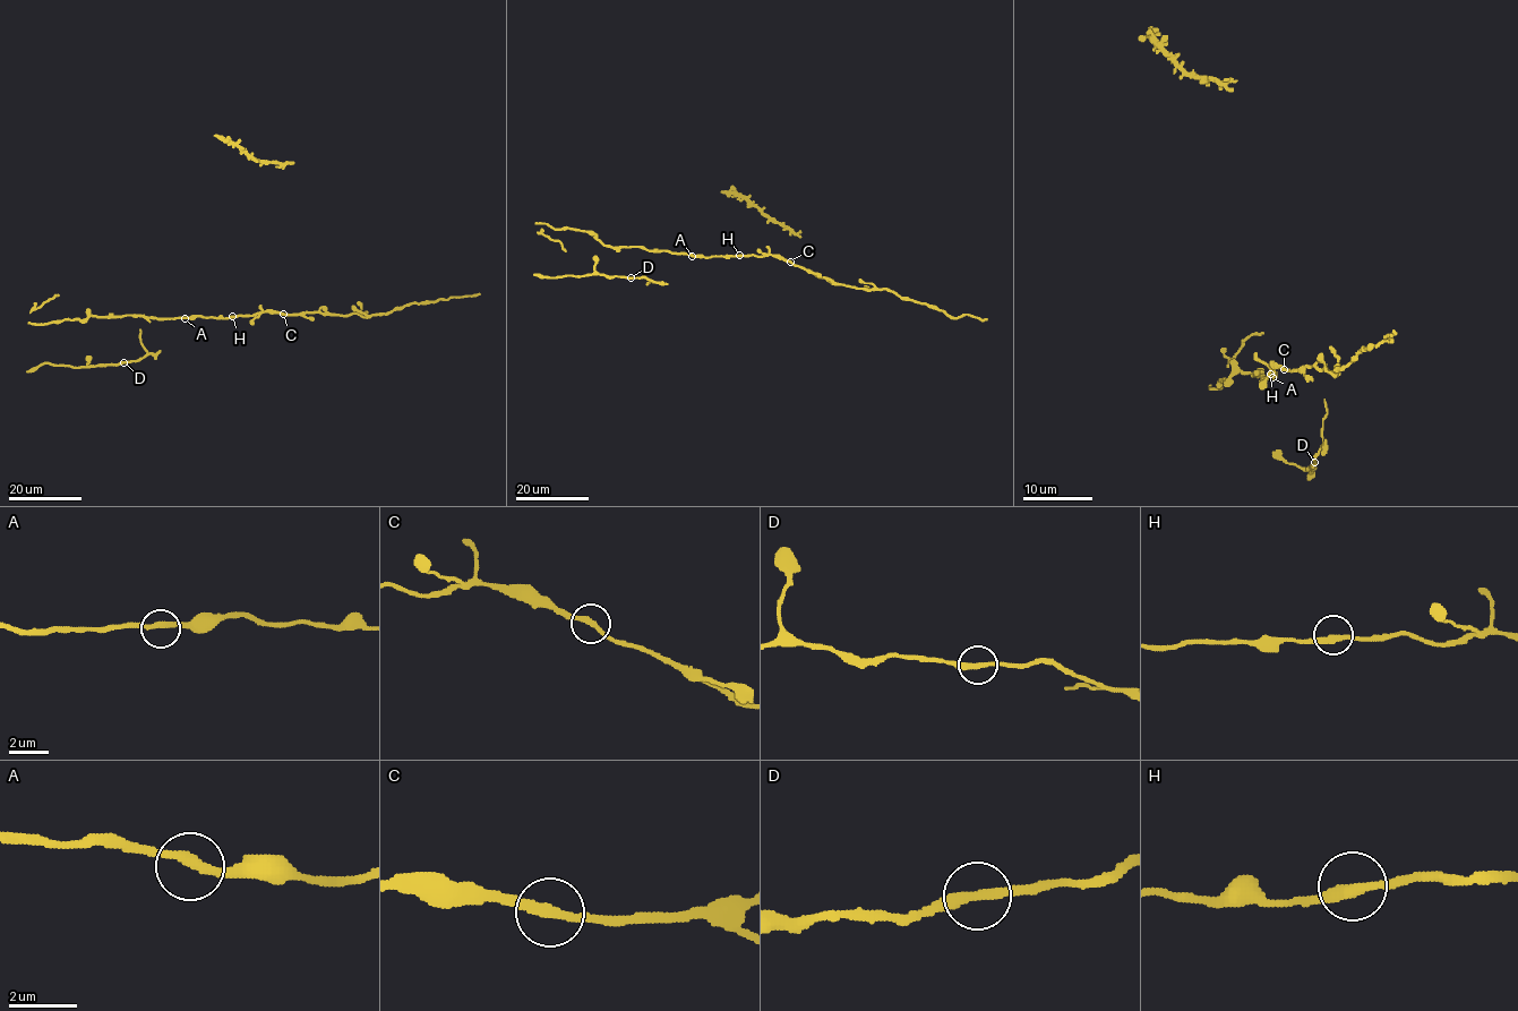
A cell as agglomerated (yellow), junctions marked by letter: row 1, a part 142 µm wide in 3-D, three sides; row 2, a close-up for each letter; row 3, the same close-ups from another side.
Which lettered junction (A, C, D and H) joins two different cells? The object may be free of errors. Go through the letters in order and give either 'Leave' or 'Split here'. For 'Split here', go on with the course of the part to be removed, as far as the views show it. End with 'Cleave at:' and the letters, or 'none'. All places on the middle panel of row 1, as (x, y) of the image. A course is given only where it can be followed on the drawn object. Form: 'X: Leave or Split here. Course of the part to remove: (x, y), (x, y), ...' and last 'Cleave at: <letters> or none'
A: Leave
C: Leave
D: Leave
H: Leave
Cleave at: none

